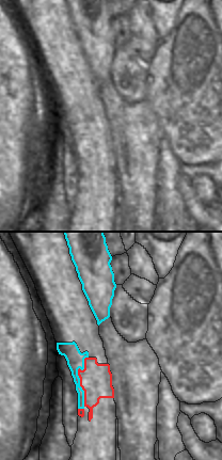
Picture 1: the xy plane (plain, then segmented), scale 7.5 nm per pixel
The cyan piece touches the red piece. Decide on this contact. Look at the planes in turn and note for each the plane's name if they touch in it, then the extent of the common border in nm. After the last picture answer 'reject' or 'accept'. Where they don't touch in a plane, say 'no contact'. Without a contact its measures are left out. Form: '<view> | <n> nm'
xy | 380 nm

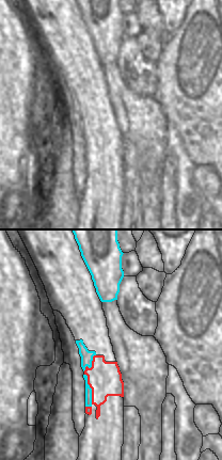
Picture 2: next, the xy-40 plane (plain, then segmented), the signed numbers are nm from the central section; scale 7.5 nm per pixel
xy-40 | 240 nm

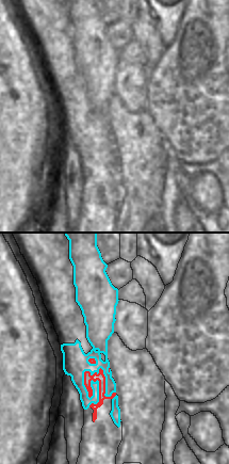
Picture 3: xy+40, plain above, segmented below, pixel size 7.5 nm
xy+40 | 320 nm

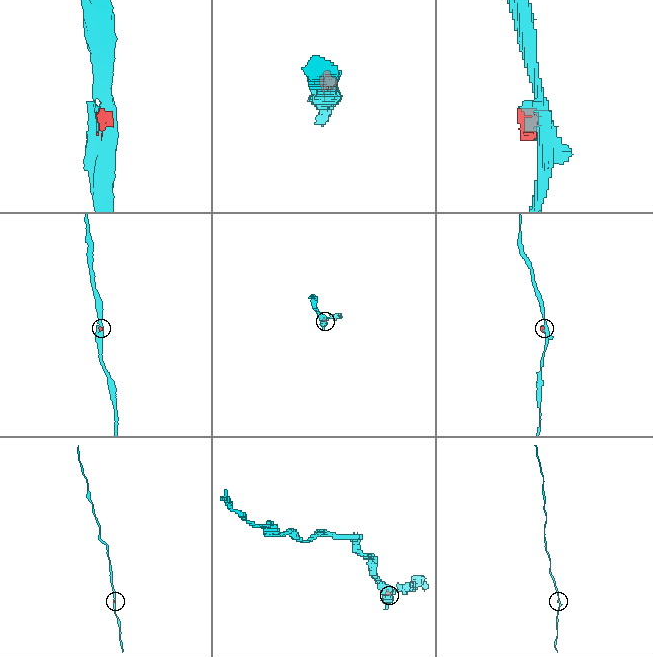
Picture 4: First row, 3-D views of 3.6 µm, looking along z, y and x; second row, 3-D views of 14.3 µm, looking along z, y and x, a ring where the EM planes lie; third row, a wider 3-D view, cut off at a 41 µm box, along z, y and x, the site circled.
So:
reject

